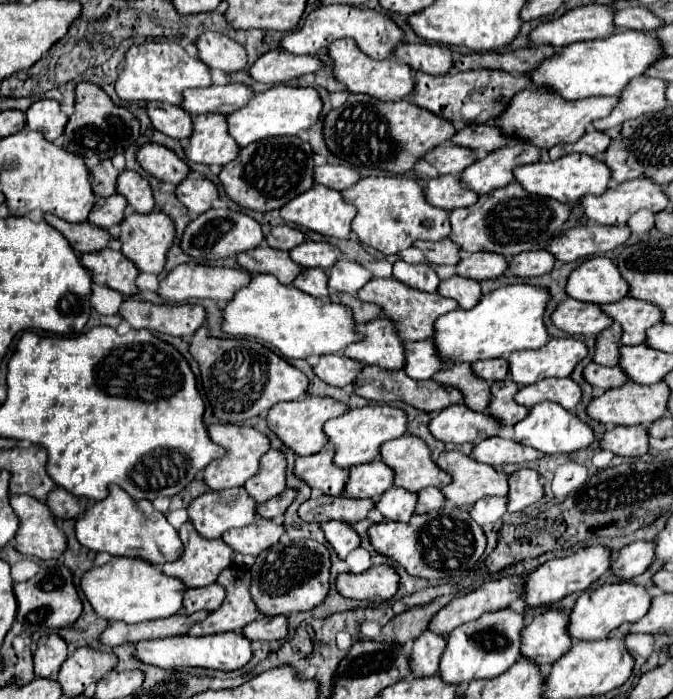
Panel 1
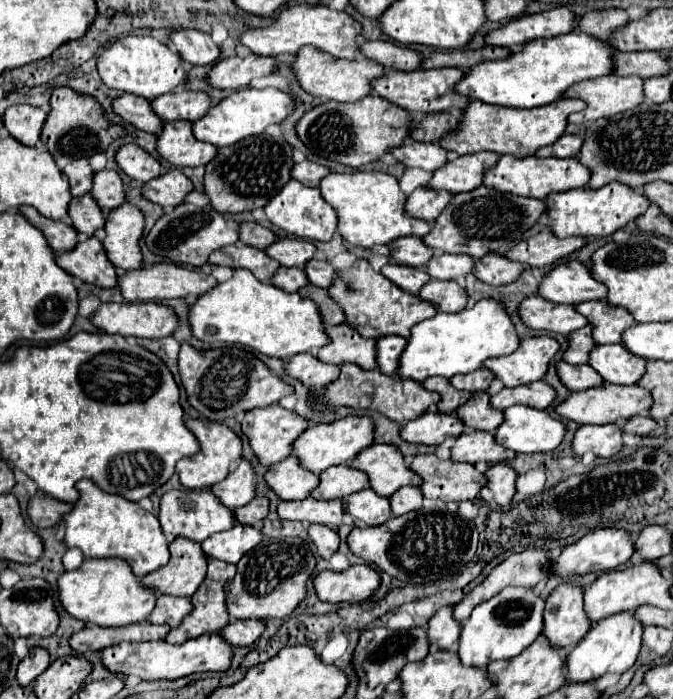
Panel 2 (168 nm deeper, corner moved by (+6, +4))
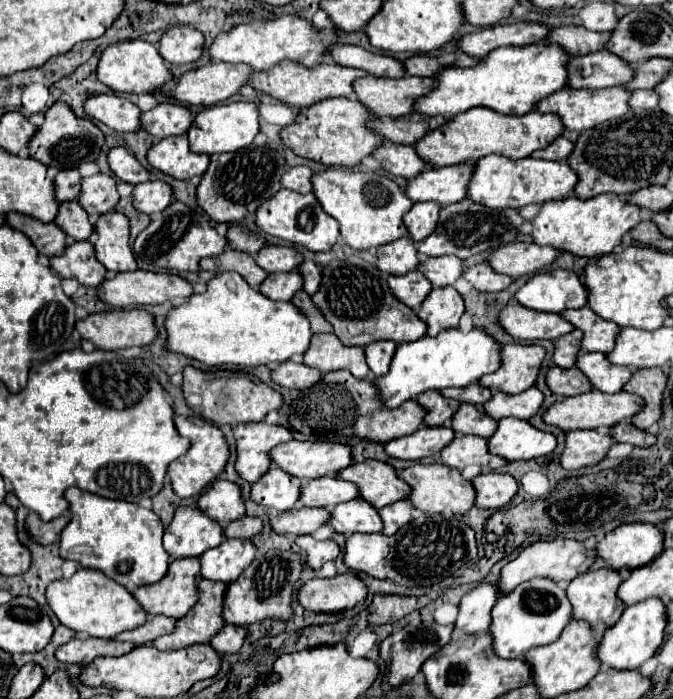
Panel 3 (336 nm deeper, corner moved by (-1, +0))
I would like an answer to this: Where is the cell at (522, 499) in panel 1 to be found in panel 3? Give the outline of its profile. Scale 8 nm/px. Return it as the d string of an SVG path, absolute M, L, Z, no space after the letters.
M504 471L482 473L476 479L472 479L472 483L476 489L476 507L484 509L506 507L518 491L516 479Z

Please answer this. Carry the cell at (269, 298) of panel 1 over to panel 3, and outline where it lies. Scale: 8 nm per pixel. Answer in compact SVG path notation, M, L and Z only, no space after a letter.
M218 273L204 293L192 295L184 305L174 307L166 317L168 329L168 349L182 353L186 357L194 357L208 367L214 369L240 369L240 367L256 367L256 365L270 365L282 363L292 357L302 357L310 347L312 331L310 323L306 321L306 313L294 309L290 301L272 301L264 297L260 291L250 289L238 273Z

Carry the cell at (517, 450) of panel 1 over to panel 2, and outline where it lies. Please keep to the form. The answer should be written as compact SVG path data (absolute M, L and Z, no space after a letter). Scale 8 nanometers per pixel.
M463 431L451 447L451 459L463 463L501 463L511 461L513 457L515 453L505 451L501 445L495 445L495 437L485 431Z

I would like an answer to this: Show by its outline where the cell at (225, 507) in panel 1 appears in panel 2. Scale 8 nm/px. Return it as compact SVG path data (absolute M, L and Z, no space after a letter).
M181 489L181 491L167 491L161 497L159 523L161 523L161 529L167 537L167 541L173 541L177 537L187 537L191 541L201 543L207 537L211 537L213 533L231 529L235 525L235 519L233 519L233 511L223 509L223 505L219 505L219 501L215 501L215 497L211 497L209 489L207 491Z

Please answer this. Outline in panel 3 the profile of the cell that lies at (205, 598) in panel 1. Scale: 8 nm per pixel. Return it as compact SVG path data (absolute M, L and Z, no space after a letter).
M154 615L144 625L136 627L132 631L124 631L124 633L120 633L114 639L118 639L118 641L134 641L136 645L146 645L146 643L152 643L154 639L158 639L162 635L172 633L174 631L174 625L176 625L176 621L172 617Z

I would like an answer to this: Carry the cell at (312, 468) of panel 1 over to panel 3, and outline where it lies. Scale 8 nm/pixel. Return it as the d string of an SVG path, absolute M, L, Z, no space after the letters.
M272 467L264 477L252 485L252 499L260 505L270 507L272 511L288 511L298 503L300 481L290 477L284 469Z

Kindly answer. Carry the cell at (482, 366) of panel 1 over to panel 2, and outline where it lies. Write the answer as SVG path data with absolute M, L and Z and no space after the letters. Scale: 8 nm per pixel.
M477 369L473 373L465 373L459 377L451 377L451 385L459 391L469 391L469 393L477 393L477 391L487 391L489 383L493 381L491 371L489 369Z

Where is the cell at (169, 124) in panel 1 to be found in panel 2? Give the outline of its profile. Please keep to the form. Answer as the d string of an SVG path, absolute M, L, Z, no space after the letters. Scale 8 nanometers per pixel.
M123 93L121 97L113 99L111 107L119 117L123 117L127 123L131 123L133 127L137 127L141 131L157 133L157 129L163 127L163 121L159 123L159 117L155 117L155 113L151 113L151 103L143 97Z

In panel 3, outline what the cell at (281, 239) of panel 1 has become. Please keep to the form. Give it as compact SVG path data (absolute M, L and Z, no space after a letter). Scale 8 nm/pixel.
M232 225L226 233L226 239L232 249L238 249L250 255L256 255L266 245L266 239L260 233L254 233L244 225Z

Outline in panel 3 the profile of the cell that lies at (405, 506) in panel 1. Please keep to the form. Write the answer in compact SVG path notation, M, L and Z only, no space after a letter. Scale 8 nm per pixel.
M356 497L352 501L338 505L332 511L330 525L338 533L344 533L344 535L350 535L350 533L356 533L356 531L378 533L378 531L382 531L382 517L380 517L378 509L374 509L374 505Z

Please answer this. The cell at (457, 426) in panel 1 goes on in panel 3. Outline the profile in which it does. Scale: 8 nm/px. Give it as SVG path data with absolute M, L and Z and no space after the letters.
M420 427L412 435L386 443L386 453L396 459L426 459L440 453L454 439L452 427Z

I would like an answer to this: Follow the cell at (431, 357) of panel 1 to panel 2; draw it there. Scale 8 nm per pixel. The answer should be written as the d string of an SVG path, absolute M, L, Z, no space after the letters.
M381 337L375 343L377 349L377 367L385 375L395 373L395 365L399 363L399 353L403 353L403 345L407 345L407 339L403 337Z

